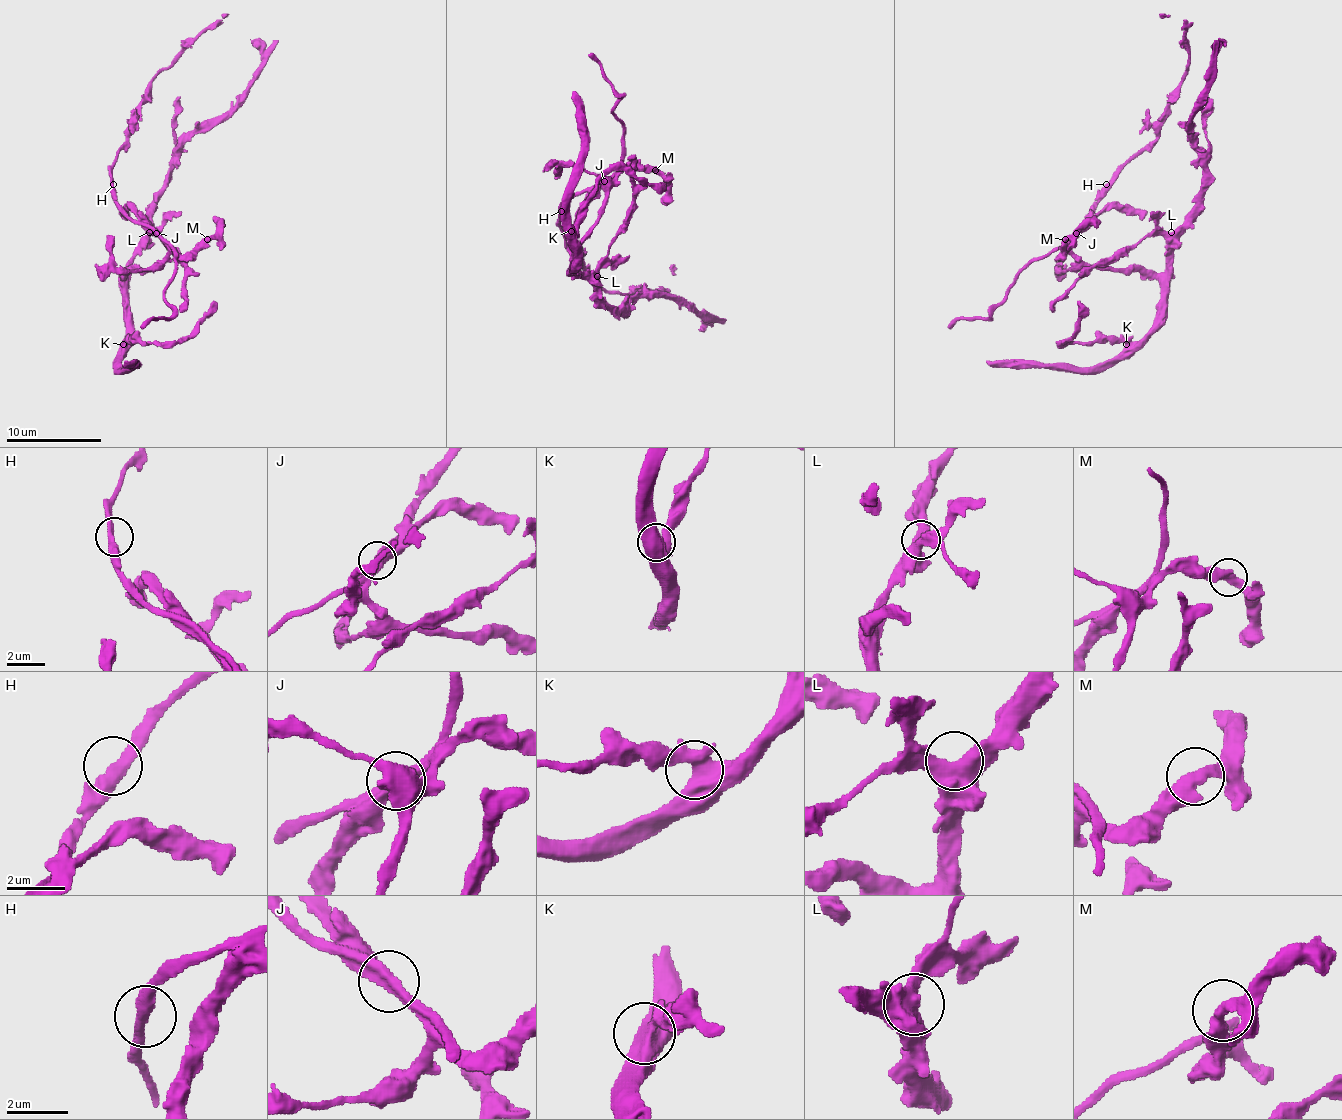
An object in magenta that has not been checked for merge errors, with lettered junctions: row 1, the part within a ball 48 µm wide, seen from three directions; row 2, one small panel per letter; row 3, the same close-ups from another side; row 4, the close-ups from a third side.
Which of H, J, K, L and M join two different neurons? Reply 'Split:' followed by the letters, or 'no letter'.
Split: J

